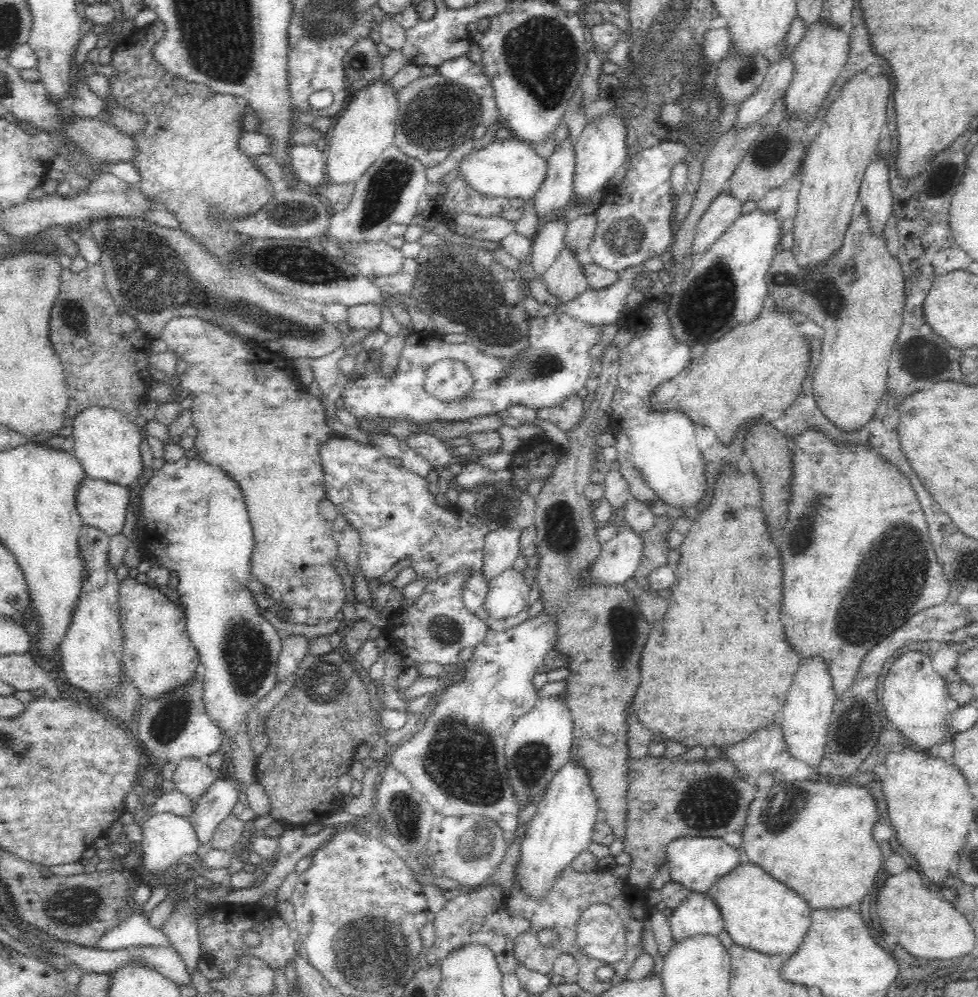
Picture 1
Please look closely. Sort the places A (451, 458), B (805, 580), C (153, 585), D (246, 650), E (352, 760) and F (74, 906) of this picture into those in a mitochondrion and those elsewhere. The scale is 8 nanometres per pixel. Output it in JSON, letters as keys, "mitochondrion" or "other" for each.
{"A":"other","B":"other","C":"other","D":"mitochondrion","E":"other","F":"mitochondrion"}

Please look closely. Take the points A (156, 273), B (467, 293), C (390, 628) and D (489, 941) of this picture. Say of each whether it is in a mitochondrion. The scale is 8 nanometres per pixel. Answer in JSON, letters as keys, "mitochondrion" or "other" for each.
{"A":"mitochondrion","B":"mitochondrion","C":"other","D":"other"}

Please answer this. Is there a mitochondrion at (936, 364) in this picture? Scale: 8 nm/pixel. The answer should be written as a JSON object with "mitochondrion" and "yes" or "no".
{"mitochondrion":"no"}

